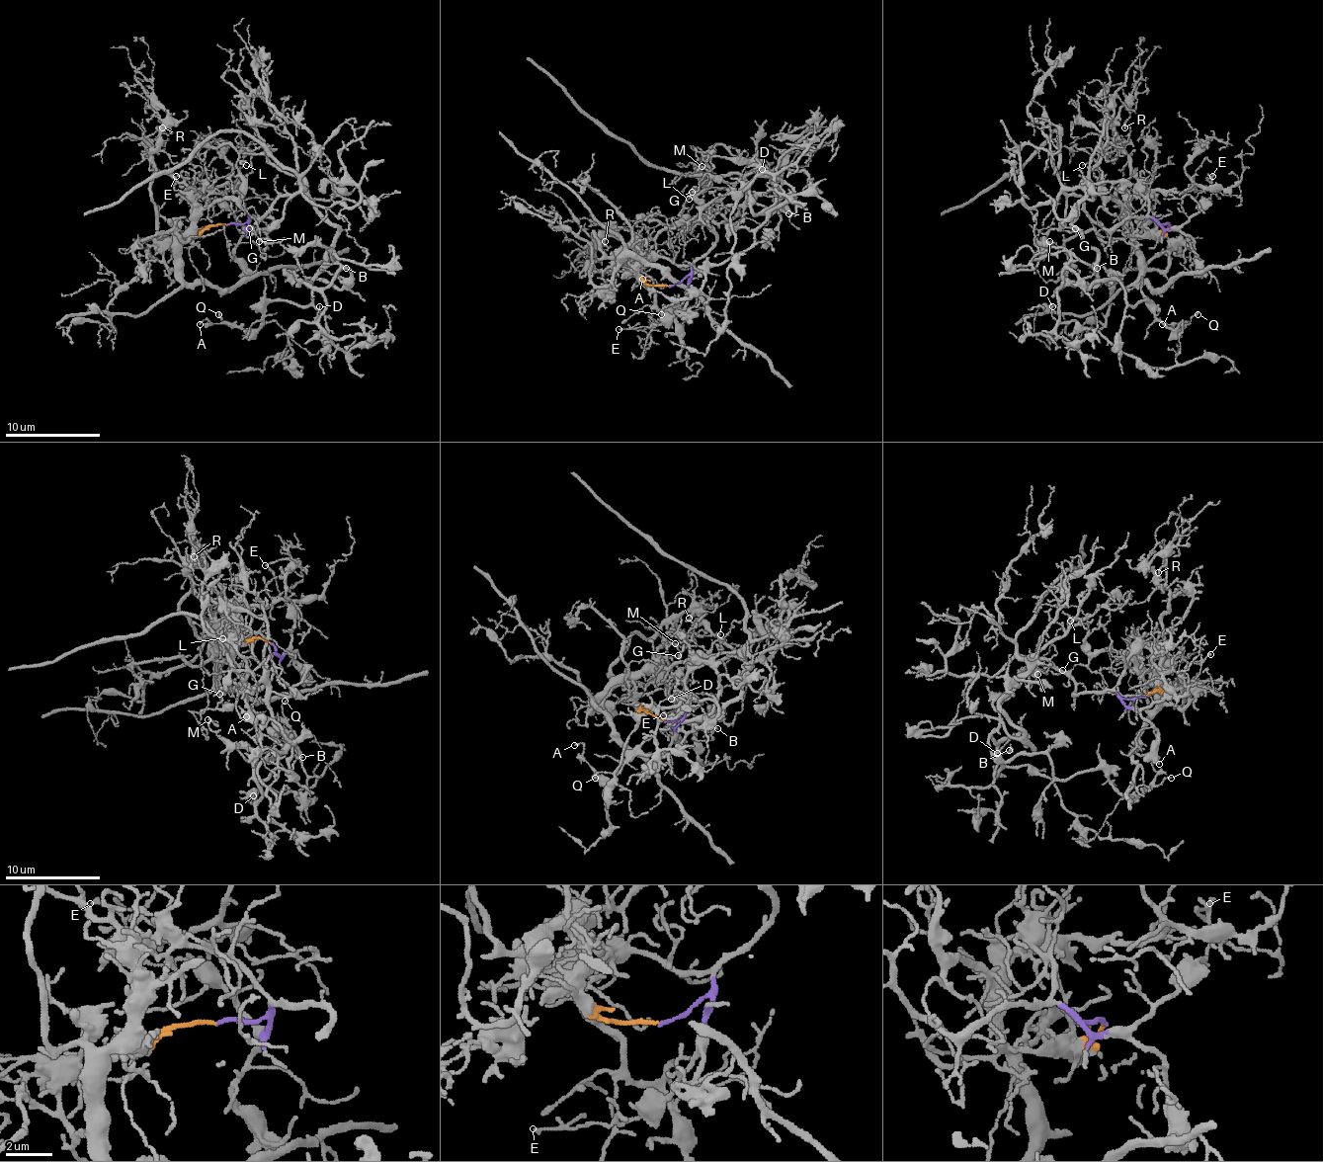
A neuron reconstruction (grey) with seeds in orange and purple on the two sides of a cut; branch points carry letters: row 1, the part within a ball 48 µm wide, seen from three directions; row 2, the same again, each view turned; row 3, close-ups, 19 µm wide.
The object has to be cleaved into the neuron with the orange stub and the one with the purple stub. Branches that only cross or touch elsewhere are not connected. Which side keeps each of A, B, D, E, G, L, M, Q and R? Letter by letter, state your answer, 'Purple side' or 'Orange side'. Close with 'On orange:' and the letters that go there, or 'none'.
A: Purple side
B: Purple side
D: Purple side
E: Purple side
G: Purple side
L: Orange side
M: Purple side
Q: Purple side
R: Orange side
On orange: L, R

